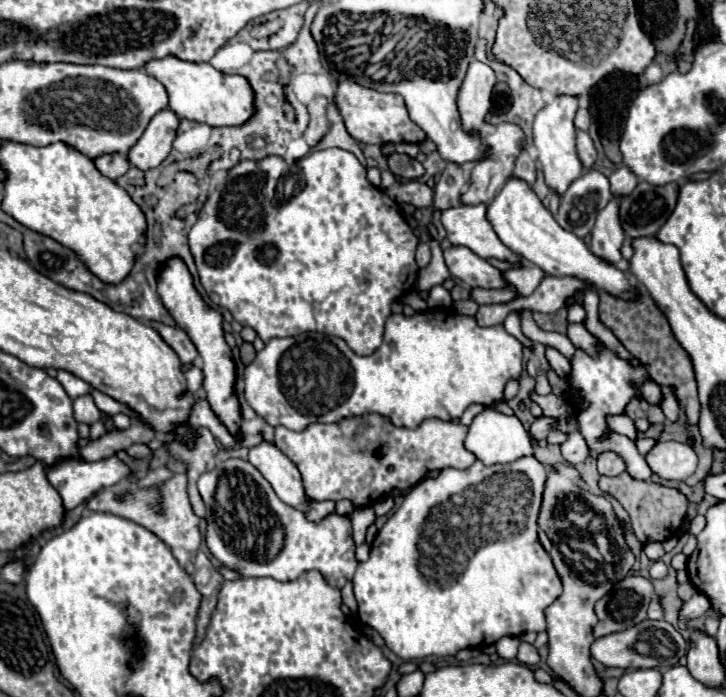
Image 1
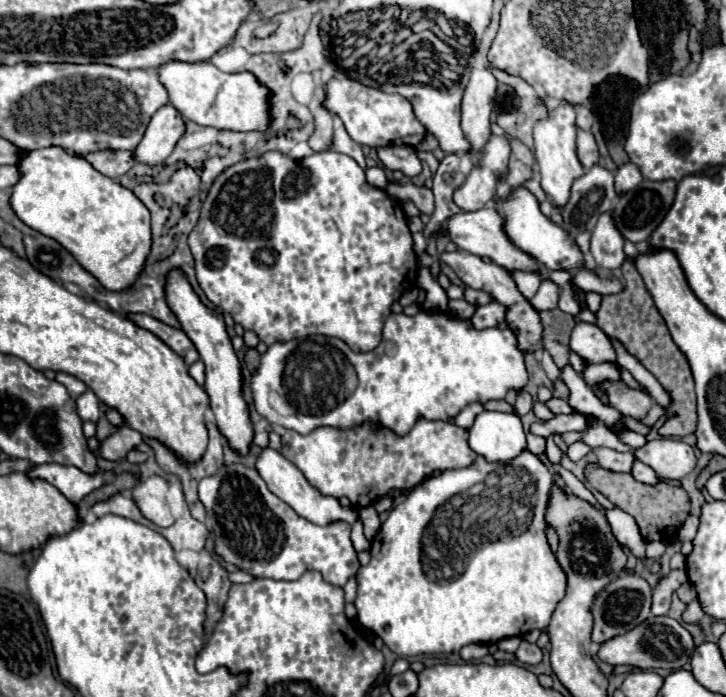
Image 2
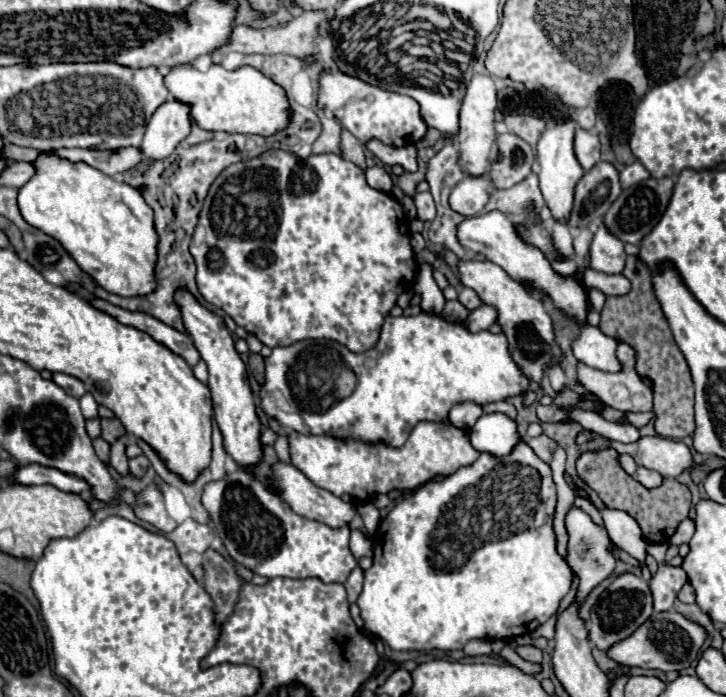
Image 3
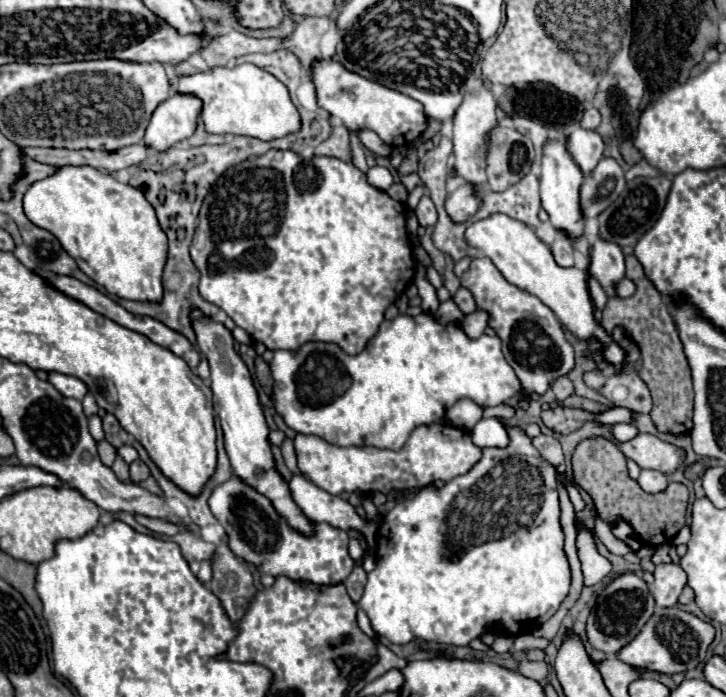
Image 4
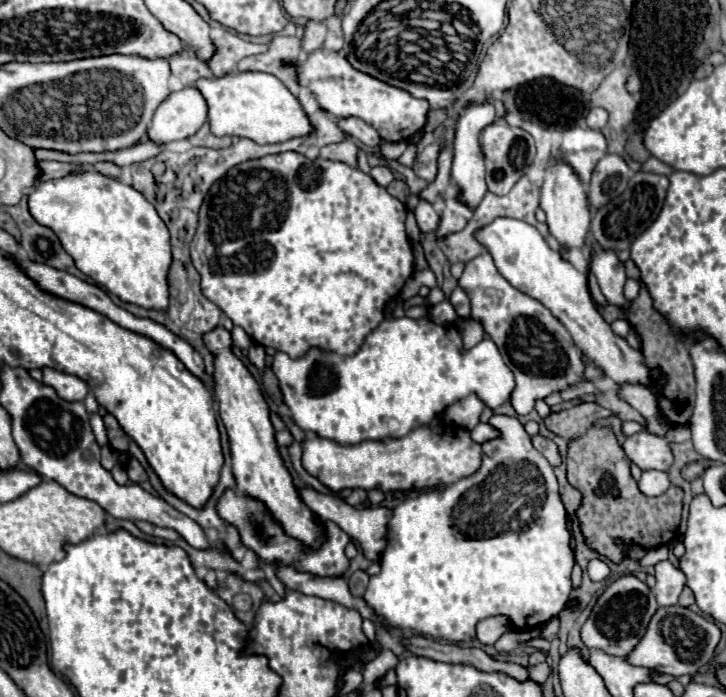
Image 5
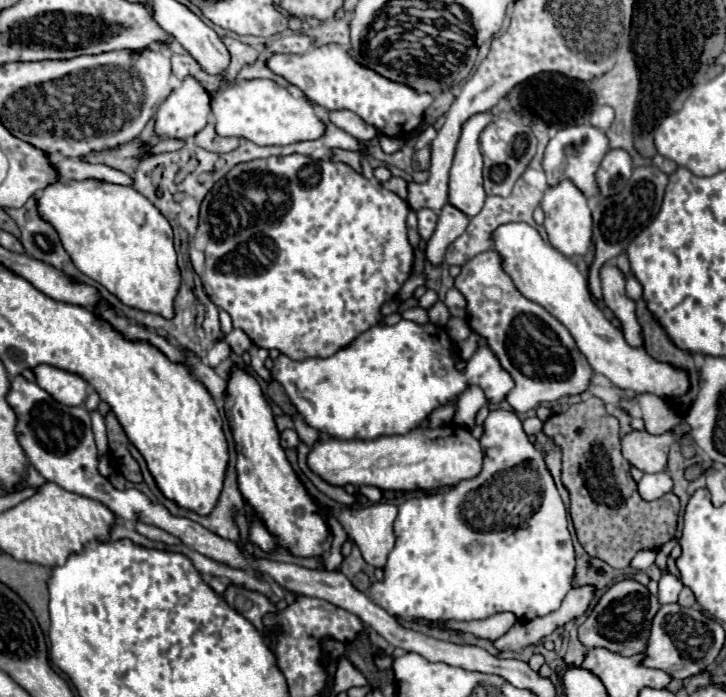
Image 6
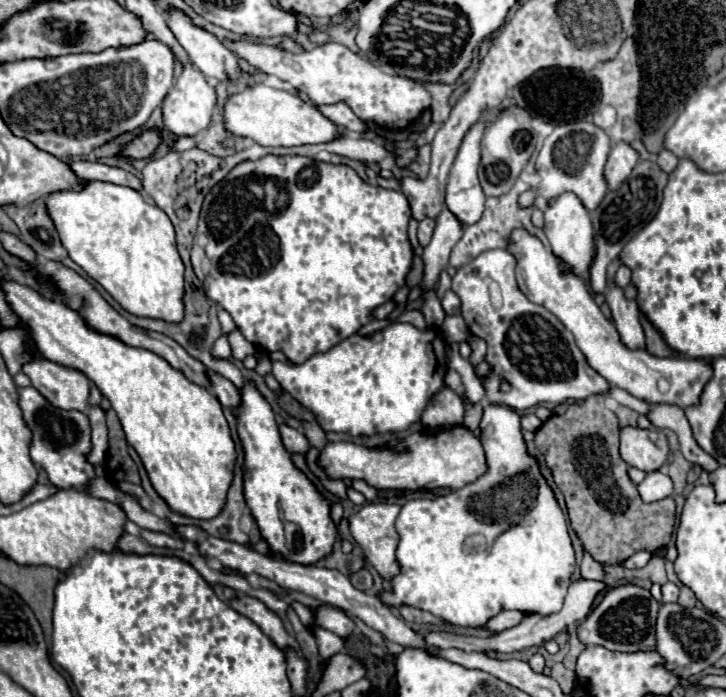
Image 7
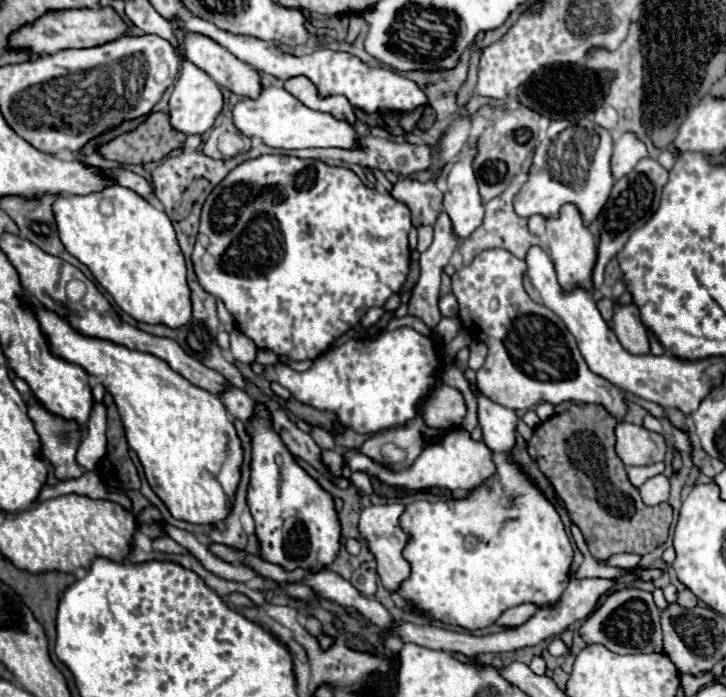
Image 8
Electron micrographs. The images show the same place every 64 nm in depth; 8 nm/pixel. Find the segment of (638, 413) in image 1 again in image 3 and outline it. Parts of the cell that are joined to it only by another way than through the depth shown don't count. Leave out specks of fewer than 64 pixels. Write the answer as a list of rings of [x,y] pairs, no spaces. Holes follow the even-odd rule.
[[[618,342],[616,348],[616,356],[622,364],[622,370],[616,374],[610,372],[600,372],[600,370],[592,370],[586,364],[578,364],[578,380],[584,384],[586,390],[590,390],[594,396],[598,396],[604,404],[620,410],[620,412],[650,412],[652,410],[652,390],[642,382],[642,378],[636,372],[636,352],[630,344],[626,342]]]

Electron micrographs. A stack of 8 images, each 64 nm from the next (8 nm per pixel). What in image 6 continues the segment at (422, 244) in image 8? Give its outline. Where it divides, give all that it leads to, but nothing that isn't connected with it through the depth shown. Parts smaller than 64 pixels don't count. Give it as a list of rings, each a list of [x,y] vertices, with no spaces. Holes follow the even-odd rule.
[[[426,208],[420,210],[420,212],[416,212],[416,214],[418,214],[418,232],[420,232],[420,238],[424,242],[428,242],[430,236],[432,236],[432,232],[434,232],[434,228],[436,228],[438,216],[432,210],[426,210]]]

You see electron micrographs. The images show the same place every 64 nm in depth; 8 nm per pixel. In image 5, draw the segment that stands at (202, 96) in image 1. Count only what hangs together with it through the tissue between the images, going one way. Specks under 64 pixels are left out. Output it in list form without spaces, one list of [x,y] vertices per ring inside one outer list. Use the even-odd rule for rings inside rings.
[[[238,72],[218,80],[202,78],[194,86],[208,102],[210,130],[214,136],[242,136],[254,140],[256,144],[278,144],[314,132],[314,126],[300,100],[270,74]]]

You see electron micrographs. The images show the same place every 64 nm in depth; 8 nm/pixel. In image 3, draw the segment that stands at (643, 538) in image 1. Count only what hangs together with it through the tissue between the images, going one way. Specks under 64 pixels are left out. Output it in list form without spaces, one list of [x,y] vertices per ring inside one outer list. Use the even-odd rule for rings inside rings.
[[[610,446],[598,452],[584,452],[578,456],[578,462],[576,462],[578,476],[582,478],[582,482],[586,482],[590,488],[598,492],[604,506],[628,512],[642,528],[642,534],[648,542],[670,542],[678,524],[688,518],[690,490],[684,484],[676,482],[674,478],[666,478],[660,488],[646,490],[640,482],[636,482],[632,476],[624,472],[618,458],[620,454]],[[600,468],[602,468],[602,478],[600,478]]]

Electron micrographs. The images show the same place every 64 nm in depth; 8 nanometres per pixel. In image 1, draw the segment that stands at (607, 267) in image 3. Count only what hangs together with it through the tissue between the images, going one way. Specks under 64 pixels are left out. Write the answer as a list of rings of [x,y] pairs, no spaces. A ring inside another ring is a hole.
[[[612,200],[596,218],[590,250],[602,260],[610,264],[618,264],[622,260],[620,254],[622,242],[624,242],[624,230],[620,228],[620,220],[618,220],[618,204]]]

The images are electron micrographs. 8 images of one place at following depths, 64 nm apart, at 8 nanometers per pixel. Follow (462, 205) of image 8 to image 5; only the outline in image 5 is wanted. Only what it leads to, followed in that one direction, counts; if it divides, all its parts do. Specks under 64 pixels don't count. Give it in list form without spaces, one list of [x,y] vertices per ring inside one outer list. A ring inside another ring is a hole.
[[[472,104],[464,108],[456,122],[456,138],[454,138],[454,162],[452,162],[452,184],[458,190],[458,200],[466,204],[470,210],[476,210],[486,194],[484,182],[484,154],[478,144],[480,132],[494,122],[494,106],[492,104]]]

